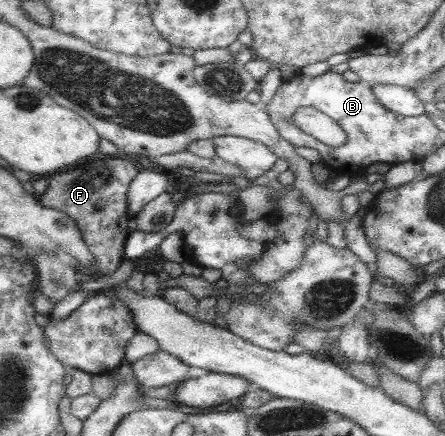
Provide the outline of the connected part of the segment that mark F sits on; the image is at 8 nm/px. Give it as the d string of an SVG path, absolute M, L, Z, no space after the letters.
M97 151L90 159L74 163L66 173L56 173L48 179L48 189L36 197L42 207L60 211L72 219L80 232L82 245L92 257L92 268L80 268L72 259L72 269L84 278L96 279L112 273L124 261L124 240L129 235L127 223L130 215L126 209L126 193L140 167L118 155L102 155Z

